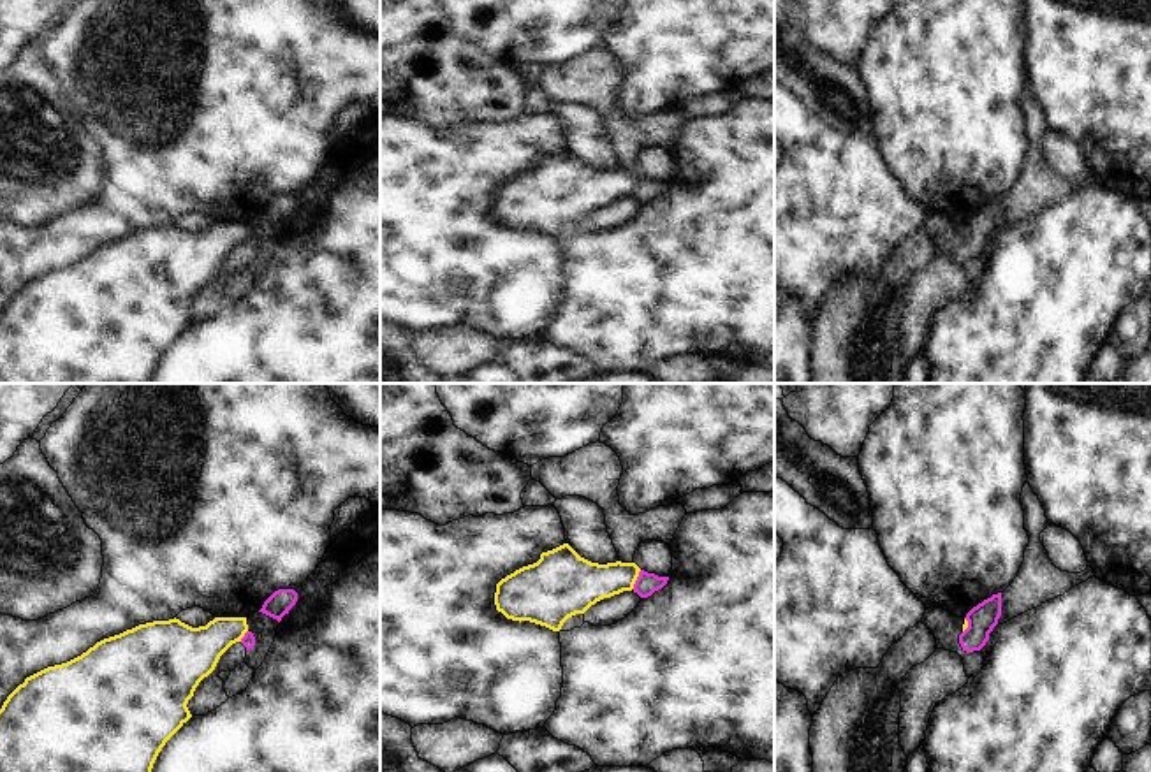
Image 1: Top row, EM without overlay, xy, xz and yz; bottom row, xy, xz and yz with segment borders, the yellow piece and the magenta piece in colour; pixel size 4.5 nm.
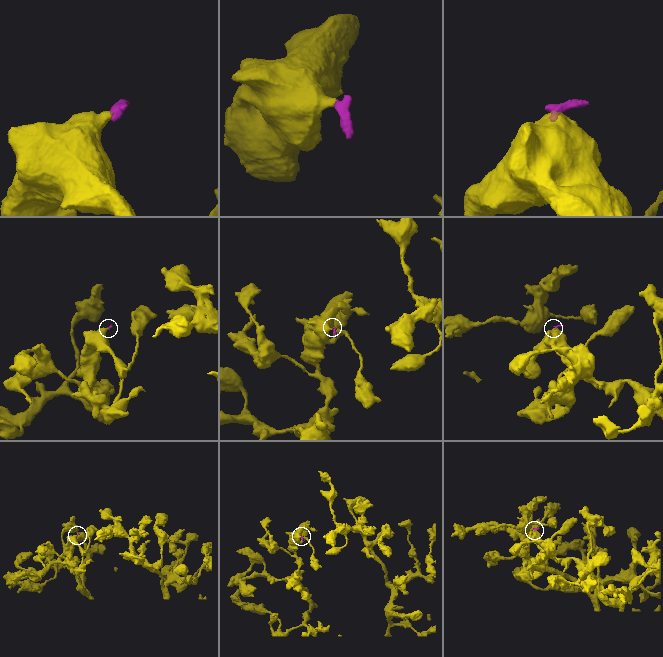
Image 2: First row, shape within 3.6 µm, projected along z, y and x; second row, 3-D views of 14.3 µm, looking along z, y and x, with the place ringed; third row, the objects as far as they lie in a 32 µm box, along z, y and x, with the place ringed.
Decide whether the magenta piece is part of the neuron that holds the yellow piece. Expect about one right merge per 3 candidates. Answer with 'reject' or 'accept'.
reject

